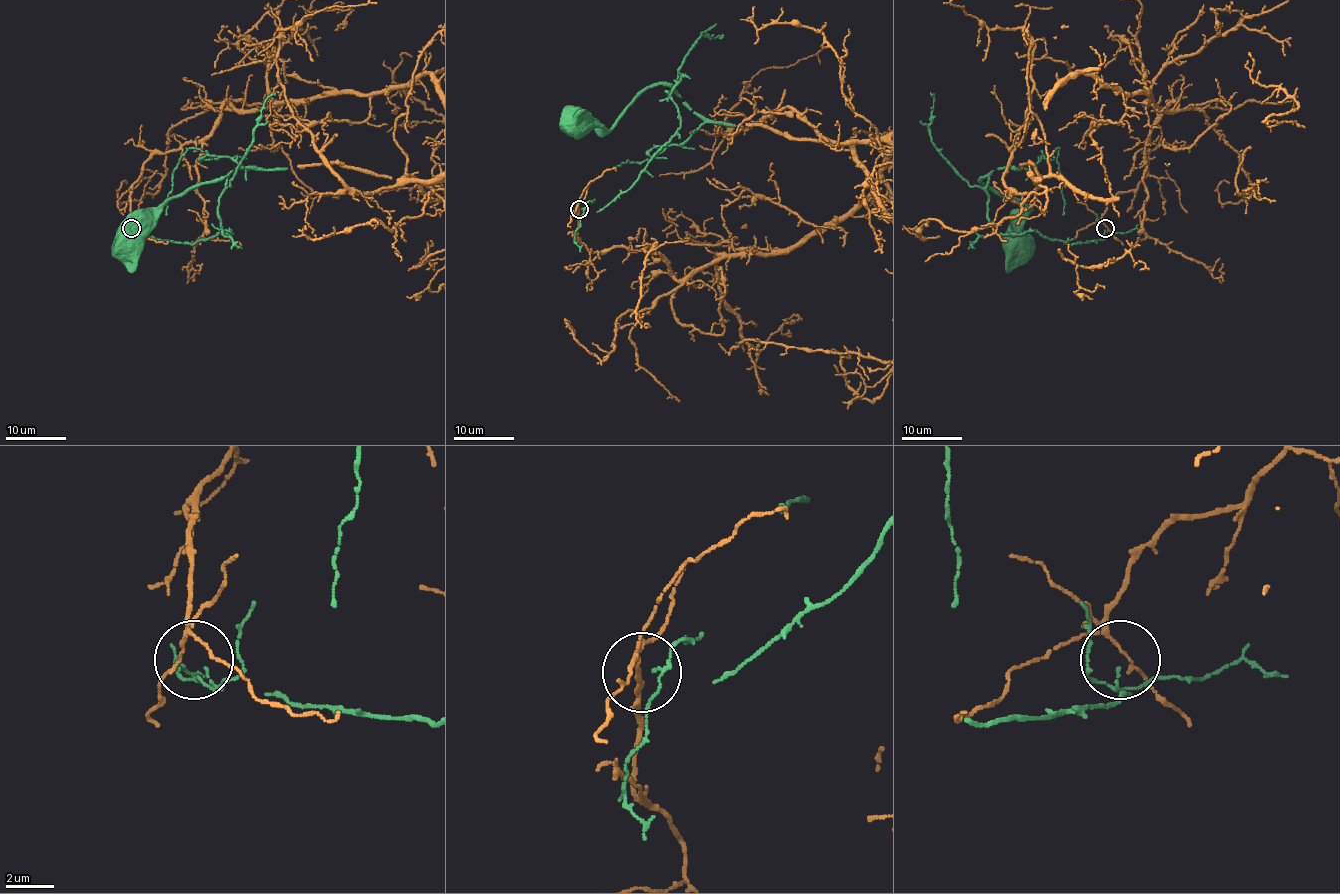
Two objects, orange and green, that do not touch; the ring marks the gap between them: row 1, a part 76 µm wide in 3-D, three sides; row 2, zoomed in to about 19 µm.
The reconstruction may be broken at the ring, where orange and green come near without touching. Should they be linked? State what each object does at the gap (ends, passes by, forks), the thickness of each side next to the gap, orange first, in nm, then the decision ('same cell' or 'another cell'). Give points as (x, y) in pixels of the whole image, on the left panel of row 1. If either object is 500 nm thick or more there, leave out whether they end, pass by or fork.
orange forks; green passes by; calibres 100 and 80 nm; same cell

